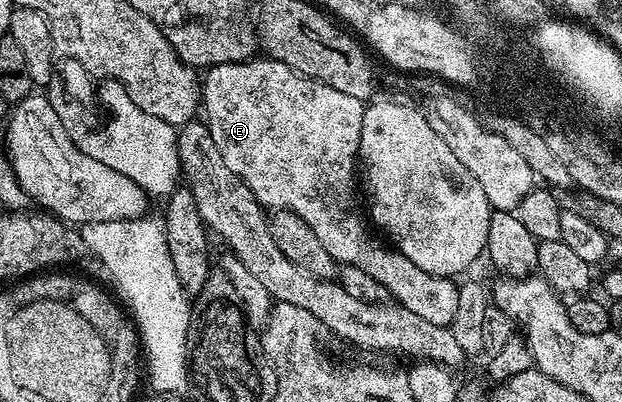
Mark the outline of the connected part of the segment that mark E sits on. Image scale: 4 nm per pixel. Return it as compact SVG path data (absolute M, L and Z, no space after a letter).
M253 56L246 62L231 62L230 64L209 66L205 74L208 75L203 75L202 78L202 114L205 114L203 117L206 119L210 136L214 136L214 144L218 144L218 152L222 152L222 160L226 160L226 168L230 168L230 172L234 172L247 184L250 192L254 192L254 196L260 201L261 206L272 212L278 210L294 211L299 218L306 220L306 224L313 230L314 236L318 236L318 240L322 240L322 248L326 248L326 252L330 252L330 256L336 259L337 263L357 265L358 268L368 272L378 284L385 285L391 297L399 305L410 308L410 312L430 320L430 324L442 324L443 326L451 327L454 320L454 312L458 312L458 292L460 291L460 286L453 279L434 276L430 272L422 272L422 268L418 268L418 264L406 260L406 256L402 256L399 250L385 244L383 241L380 243L378 239L372 238L371 232L373 233L373 231L370 229L365 215L361 211L361 215L356 211L358 155L360 152L362 116L364 115L365 103L354 96L346 96L346 92L338 92L338 88L330 88L326 84L315 82L313 78L302 76L298 72L294 72L286 64L276 62L273 58L267 56Z

